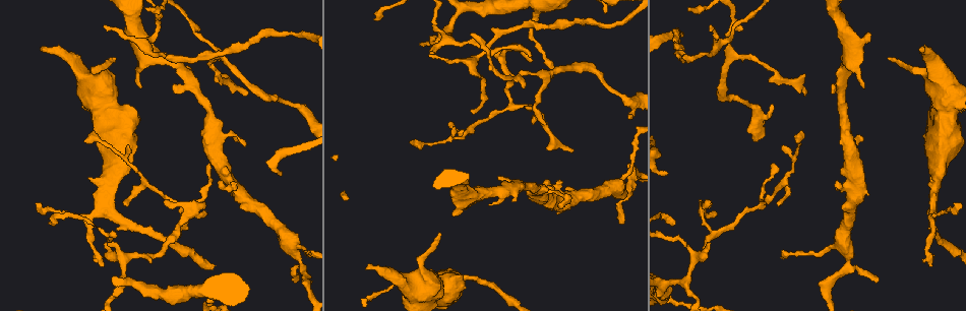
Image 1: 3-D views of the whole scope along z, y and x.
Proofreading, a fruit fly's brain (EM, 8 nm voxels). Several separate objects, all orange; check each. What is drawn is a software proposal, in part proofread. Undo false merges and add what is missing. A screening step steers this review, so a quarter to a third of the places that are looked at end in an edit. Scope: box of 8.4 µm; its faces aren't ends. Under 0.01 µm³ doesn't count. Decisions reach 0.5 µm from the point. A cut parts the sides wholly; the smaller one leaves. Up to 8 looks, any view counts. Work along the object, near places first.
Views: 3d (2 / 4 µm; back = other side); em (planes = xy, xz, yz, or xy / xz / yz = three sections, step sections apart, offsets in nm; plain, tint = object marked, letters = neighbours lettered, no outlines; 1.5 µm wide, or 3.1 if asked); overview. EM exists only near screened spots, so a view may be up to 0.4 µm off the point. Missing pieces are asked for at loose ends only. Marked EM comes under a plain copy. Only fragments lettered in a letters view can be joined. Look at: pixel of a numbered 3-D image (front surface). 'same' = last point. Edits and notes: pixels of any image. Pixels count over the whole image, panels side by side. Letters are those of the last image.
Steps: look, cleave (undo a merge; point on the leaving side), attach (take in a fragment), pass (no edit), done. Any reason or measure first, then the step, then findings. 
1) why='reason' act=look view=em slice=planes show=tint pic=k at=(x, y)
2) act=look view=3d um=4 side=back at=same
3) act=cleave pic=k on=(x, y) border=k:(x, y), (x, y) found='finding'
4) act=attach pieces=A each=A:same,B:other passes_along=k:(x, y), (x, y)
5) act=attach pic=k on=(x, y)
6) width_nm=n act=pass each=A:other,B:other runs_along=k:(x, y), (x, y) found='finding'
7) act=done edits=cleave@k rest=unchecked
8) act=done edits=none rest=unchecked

why='an open end' act=look view=em slice=xy step=4 show=letters pic=1 at=(113, 60)

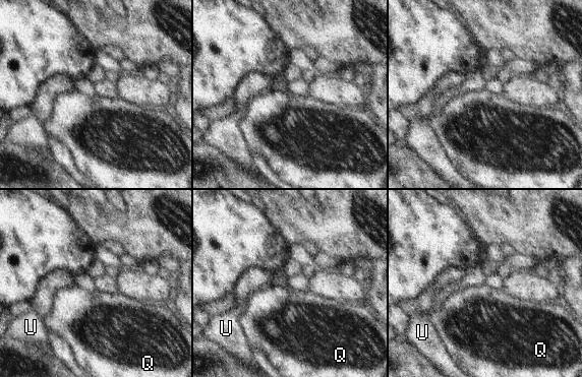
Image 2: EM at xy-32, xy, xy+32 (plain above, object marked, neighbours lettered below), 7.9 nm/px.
why='cut it another way' act=look view=em slice=planes show=letters at=same

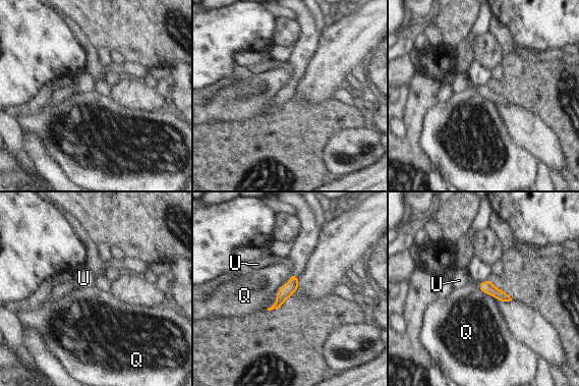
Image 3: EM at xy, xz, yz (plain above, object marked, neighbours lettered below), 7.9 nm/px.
act=pass each=Q:other,U:other border=3:(478, 282), (483, 292), (499, 300) found='none of them fits'

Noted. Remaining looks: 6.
why='free end' act=look view=em slice=xz step=8 show=letters pic=1 at=(621, 223)

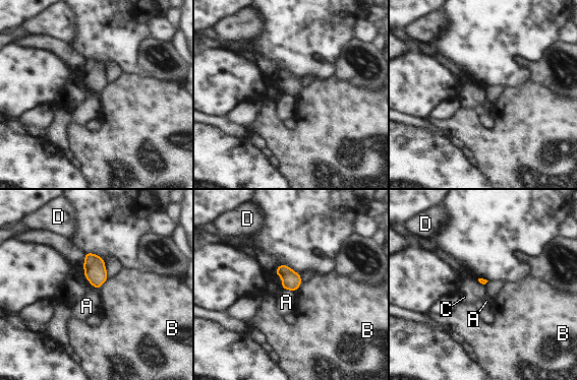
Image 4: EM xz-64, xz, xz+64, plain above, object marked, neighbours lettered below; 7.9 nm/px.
why='another direction' act=look view=em slice=yz step=4 show=letters at=same

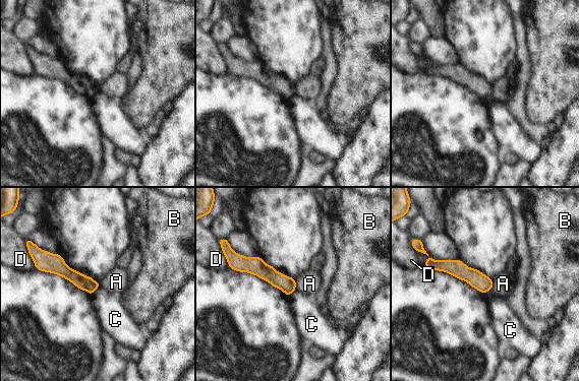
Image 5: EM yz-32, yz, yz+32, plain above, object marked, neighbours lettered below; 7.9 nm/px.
longest_contact=C:120nm act=pass each=A:other,B:other,C:other,D:other found='no lettered fragment goes on from it'

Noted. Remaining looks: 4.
why='an open end' act=look view=3d um=4 side=back pic=1 at=(535, 119)

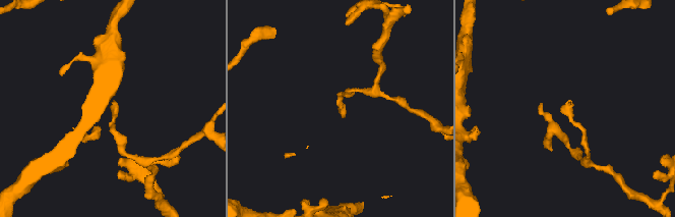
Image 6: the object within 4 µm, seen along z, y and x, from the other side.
why='now the EM' act=look view=em slice=yz step=8 show=letters pic=6 at=(114, 102)

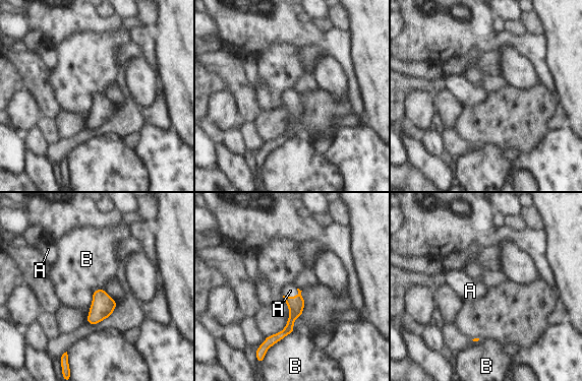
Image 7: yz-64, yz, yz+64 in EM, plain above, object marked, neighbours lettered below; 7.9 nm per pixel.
why='cut it another way' act=look view=em slice=planes show=letters at=same

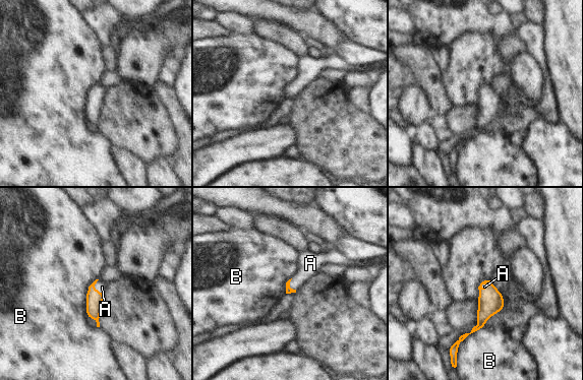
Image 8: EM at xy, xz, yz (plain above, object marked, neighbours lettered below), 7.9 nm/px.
act=attach pieces=A each=A:same,B:other passes_along=8:(95, 298), (94, 289), (102, 287) found='it goes on there'

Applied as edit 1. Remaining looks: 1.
act=done edits=attach@8 rest=unchecked

